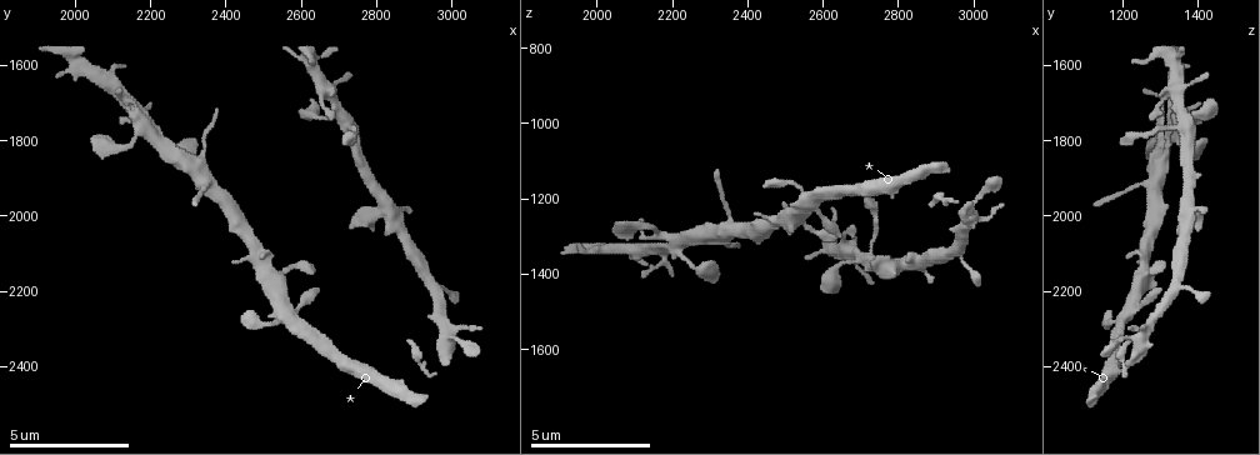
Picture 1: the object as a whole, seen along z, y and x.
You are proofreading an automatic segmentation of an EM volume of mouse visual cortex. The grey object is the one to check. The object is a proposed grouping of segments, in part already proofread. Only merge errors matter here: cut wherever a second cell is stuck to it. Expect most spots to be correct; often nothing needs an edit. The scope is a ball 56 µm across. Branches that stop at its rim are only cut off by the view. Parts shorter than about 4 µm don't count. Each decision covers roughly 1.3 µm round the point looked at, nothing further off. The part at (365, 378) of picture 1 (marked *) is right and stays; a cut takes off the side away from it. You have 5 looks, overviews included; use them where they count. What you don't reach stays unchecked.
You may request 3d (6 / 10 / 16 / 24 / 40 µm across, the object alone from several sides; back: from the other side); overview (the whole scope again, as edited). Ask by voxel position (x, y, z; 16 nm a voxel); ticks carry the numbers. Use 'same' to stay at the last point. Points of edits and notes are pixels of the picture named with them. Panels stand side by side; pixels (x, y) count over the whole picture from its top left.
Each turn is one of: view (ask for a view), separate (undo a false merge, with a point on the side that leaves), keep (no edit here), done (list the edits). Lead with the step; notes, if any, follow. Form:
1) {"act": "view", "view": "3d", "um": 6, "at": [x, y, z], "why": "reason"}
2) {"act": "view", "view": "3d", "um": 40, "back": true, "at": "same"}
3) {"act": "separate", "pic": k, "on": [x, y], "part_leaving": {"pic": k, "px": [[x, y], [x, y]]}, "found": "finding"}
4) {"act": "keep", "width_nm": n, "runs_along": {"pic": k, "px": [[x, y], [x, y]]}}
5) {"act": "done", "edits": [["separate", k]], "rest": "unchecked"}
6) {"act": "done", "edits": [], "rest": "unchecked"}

{"act": "view", "view": "3d", "um": 16, "at": [2555, 2180, 1240], "why": "three arms meet"}

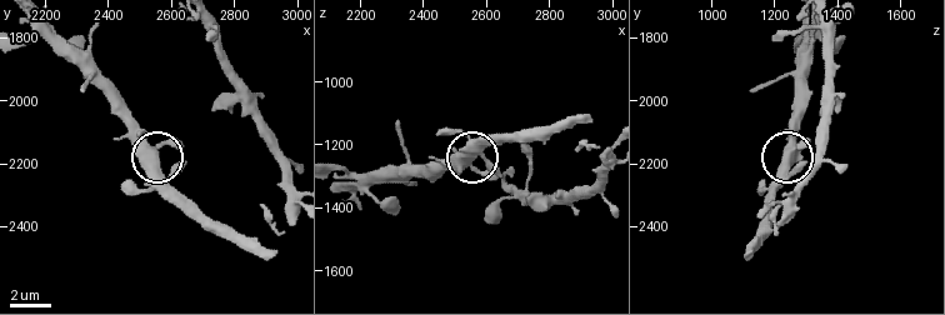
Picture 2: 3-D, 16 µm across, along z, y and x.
{"act": "view", "view": "3d", "um": 16, "back": true, "at": "same"}

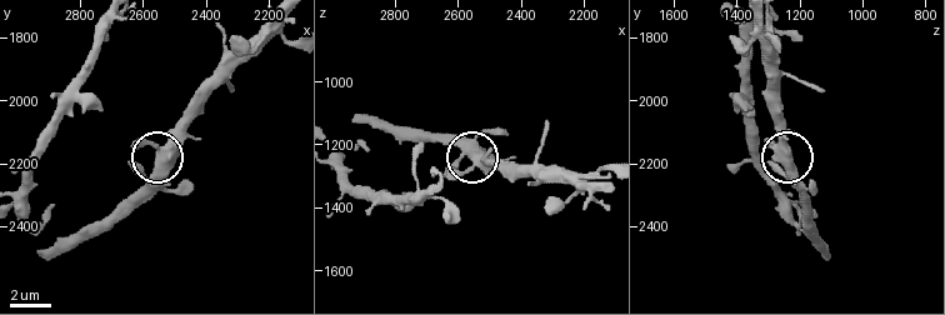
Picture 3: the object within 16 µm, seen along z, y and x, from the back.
{"act": "keep", "arms": 3, "found": "one cell here"}

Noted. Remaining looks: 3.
{"act": "view", "view": "3d", "um": 10, "at": [2650, 1635, 1345], "why": "calibre changes"}

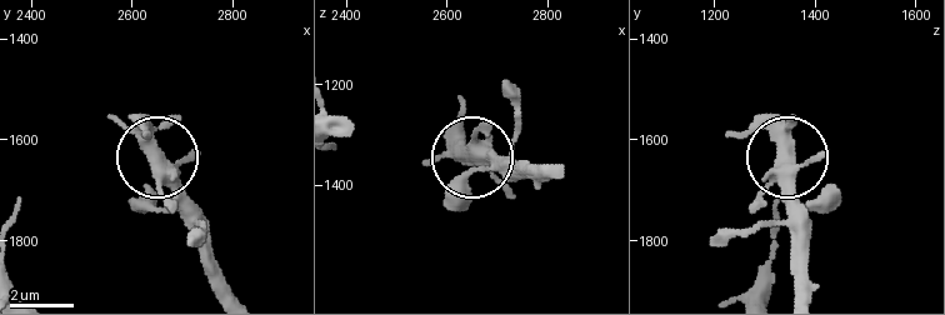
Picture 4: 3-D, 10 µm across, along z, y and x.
{"act": "view", "view": "3d", "um": 6, "at": [2650, 1640, 1340], "why": "closer look"}

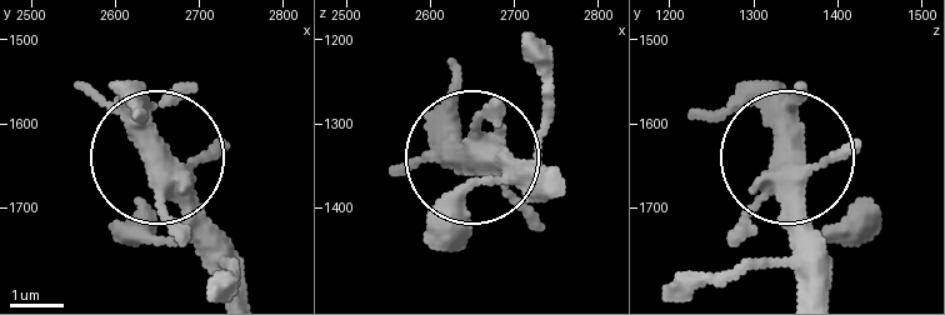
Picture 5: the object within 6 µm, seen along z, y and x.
{"act": "keep", "runs_along": {"pic": 5, "px": [[556, 170], [471, 161]]}, "found": "one cell here"}

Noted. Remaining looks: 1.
{"act": "done", "edits": [], "rest": "unchecked"}

